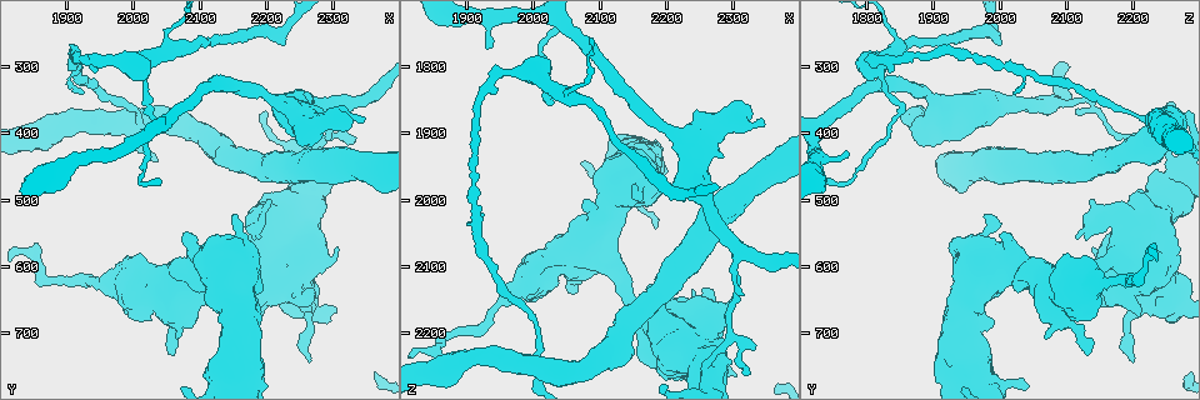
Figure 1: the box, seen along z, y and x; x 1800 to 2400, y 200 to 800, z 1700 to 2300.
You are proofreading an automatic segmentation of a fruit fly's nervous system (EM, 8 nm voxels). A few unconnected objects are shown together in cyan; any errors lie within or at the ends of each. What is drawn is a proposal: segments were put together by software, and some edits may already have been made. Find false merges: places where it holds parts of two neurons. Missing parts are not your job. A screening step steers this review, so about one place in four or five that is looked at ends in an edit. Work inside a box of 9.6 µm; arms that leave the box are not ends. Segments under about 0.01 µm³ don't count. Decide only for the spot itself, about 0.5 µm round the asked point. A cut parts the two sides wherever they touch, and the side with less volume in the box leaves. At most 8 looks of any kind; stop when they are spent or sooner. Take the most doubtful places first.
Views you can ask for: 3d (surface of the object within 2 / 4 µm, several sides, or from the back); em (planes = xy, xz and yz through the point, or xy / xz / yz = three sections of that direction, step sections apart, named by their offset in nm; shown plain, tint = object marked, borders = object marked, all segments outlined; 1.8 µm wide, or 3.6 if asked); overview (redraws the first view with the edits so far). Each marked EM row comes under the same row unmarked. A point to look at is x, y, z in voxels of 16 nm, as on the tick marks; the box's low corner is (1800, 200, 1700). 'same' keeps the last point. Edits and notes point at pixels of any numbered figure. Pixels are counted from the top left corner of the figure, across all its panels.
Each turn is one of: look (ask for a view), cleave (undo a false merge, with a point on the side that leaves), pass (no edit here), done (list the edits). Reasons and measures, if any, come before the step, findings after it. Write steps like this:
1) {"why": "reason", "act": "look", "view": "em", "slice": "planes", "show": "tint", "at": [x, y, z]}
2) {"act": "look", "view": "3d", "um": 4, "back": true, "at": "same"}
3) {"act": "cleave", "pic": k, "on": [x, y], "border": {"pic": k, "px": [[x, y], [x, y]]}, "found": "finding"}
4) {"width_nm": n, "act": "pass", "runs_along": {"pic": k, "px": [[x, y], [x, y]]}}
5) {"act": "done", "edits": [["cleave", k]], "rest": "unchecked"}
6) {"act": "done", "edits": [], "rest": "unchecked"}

{"why": "calibre changes", "act": "look", "view": "3d", "um": 4, "at": [2005, 385, 2250]}

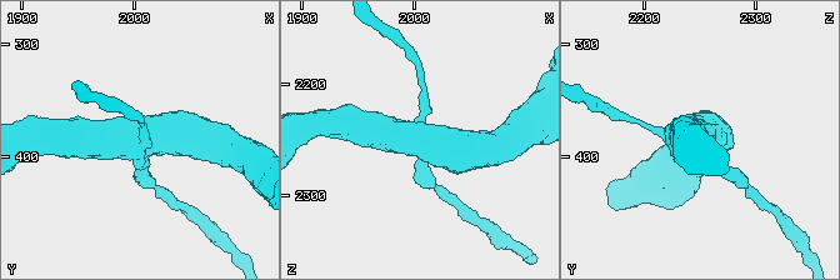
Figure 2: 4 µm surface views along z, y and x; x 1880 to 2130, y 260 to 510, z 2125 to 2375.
{"arms": 4, "act": "look", "view": "em", "um": 3.6, "slice": "planes", "show": "tint", "at": [2000, 384, 2248]}

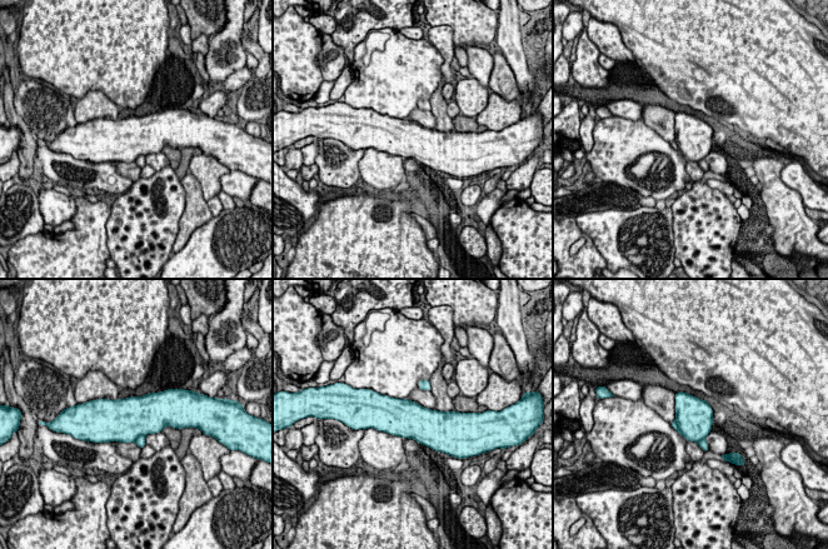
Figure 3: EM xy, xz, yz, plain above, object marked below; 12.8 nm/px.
{"width_nm": 480, "act": "cleave", "pic": 3, "on": [673, 424], "border": {"pic": 3, "px": [[674, 420], [684, 437]]}, "found": "a second neuron is stuck on"}

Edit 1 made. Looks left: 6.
{"act": "look", "view": "overview"}

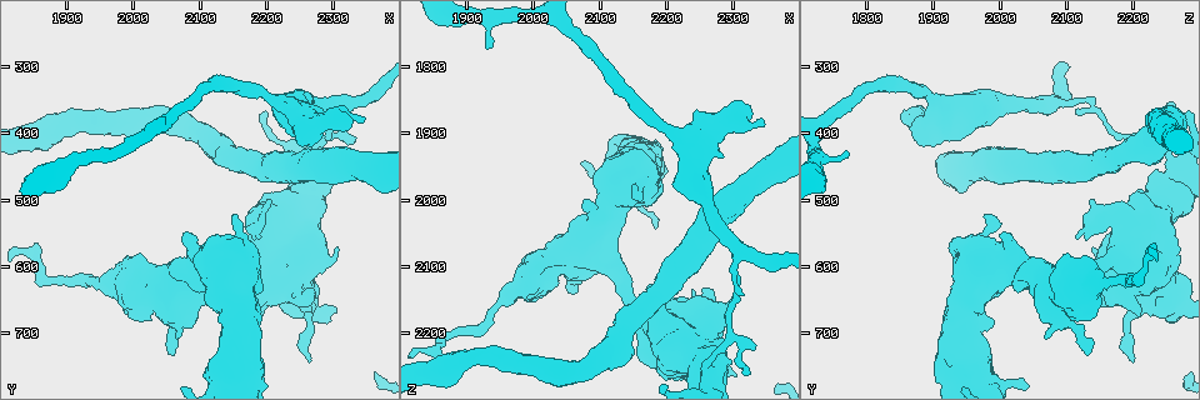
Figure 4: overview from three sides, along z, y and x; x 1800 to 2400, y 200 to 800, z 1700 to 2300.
{"why": "abrupt turn", "act": "look", "view": "3d", "um": 2, "at": [2290, 410, 2210]}

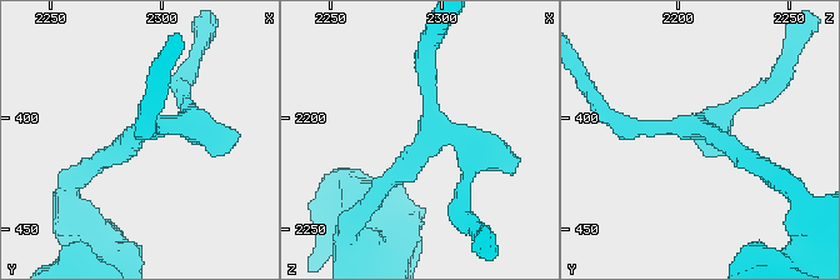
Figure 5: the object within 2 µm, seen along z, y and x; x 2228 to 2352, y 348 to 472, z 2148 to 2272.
{"arms": 3, "why": "shape alone is not enough", "act": "look", "view": "em", "slice": "xy", "step": 8, "show": "tint", "at": [2293, 406, 2209]}

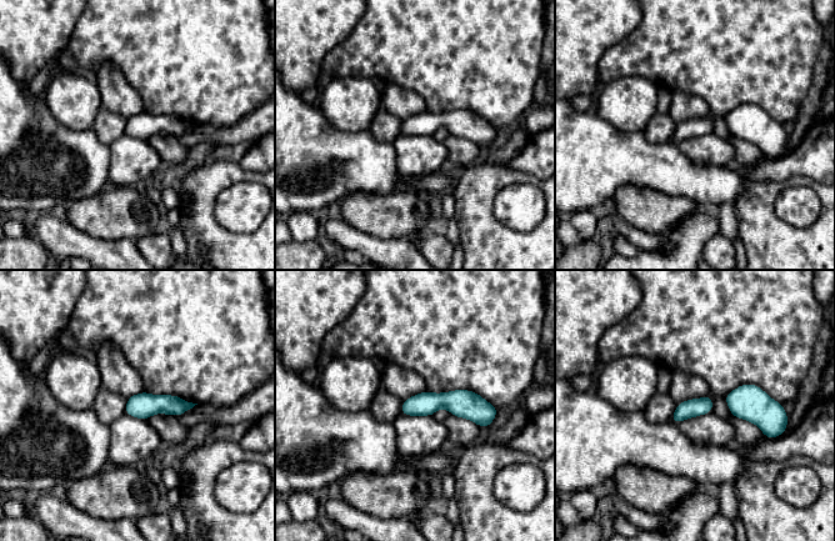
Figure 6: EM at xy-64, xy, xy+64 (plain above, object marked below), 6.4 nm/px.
{"act": "look", "view": "em", "slice": "planes", "show": "tint", "at": "same"}

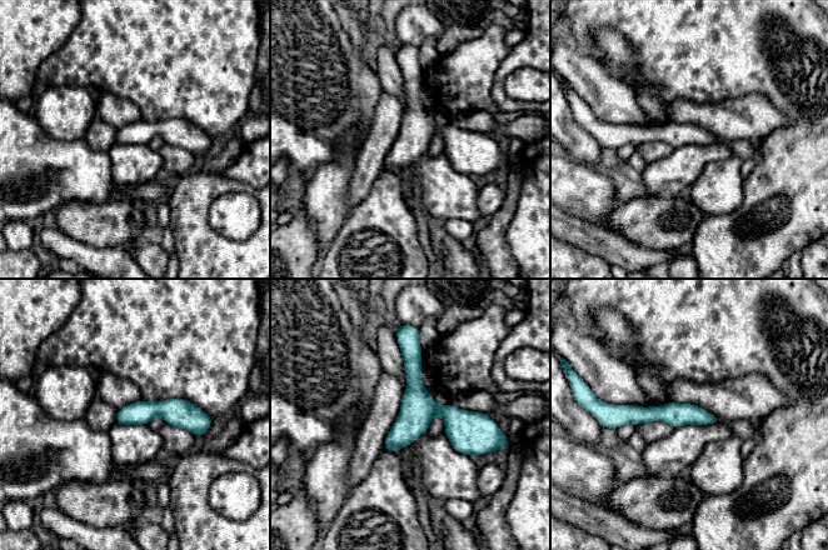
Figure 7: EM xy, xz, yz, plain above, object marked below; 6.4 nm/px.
{"act": "pass", "runs_along": {"pic": 7, "px": [[404, 344], [415, 390], [477, 451]]}, "found": "one neuron here"}

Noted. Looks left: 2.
{"act": "done", "edits": [["cleave", 3]], "rest": "unchecked"}

